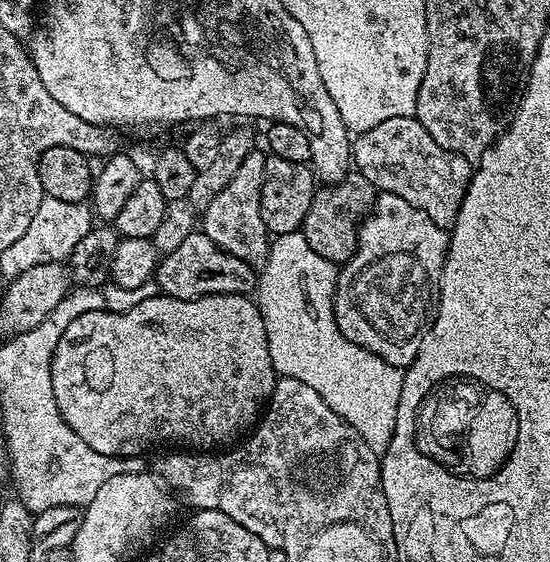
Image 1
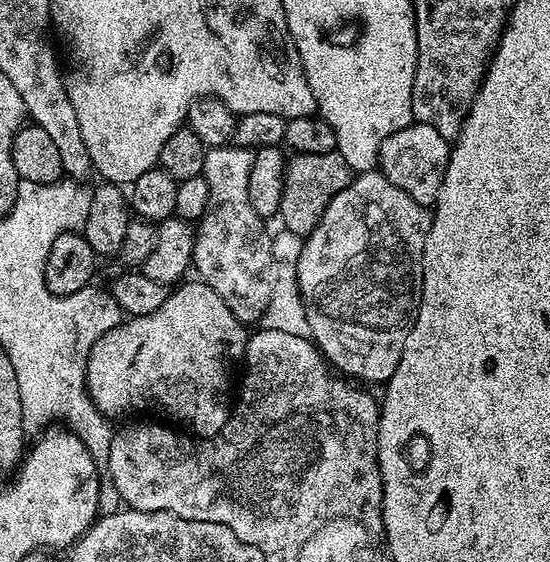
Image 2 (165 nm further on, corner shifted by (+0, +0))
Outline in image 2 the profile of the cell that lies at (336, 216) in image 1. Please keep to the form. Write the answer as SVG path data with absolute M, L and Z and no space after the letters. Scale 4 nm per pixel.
M337 151L326 154L295 153L284 165L284 189L278 213L278 220L284 223L281 224L283 231L293 232L301 238L309 236L314 226L318 226L326 206L330 206L334 194L341 192L353 178L352 168Z

